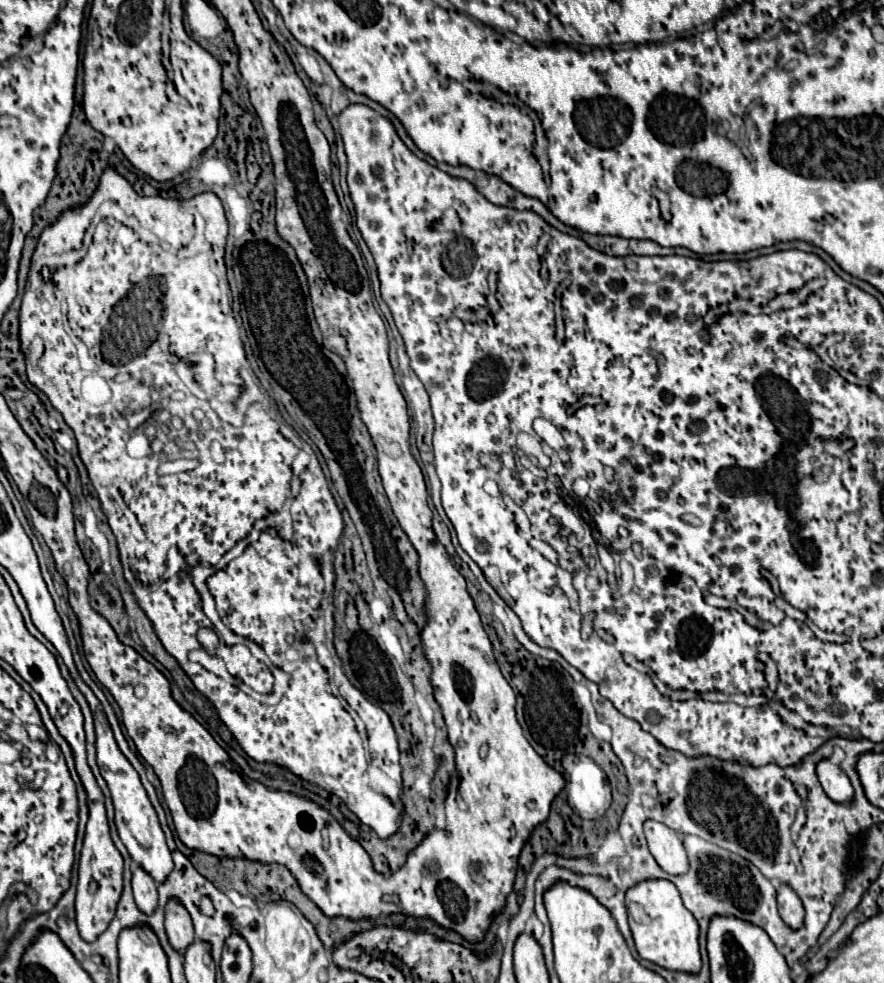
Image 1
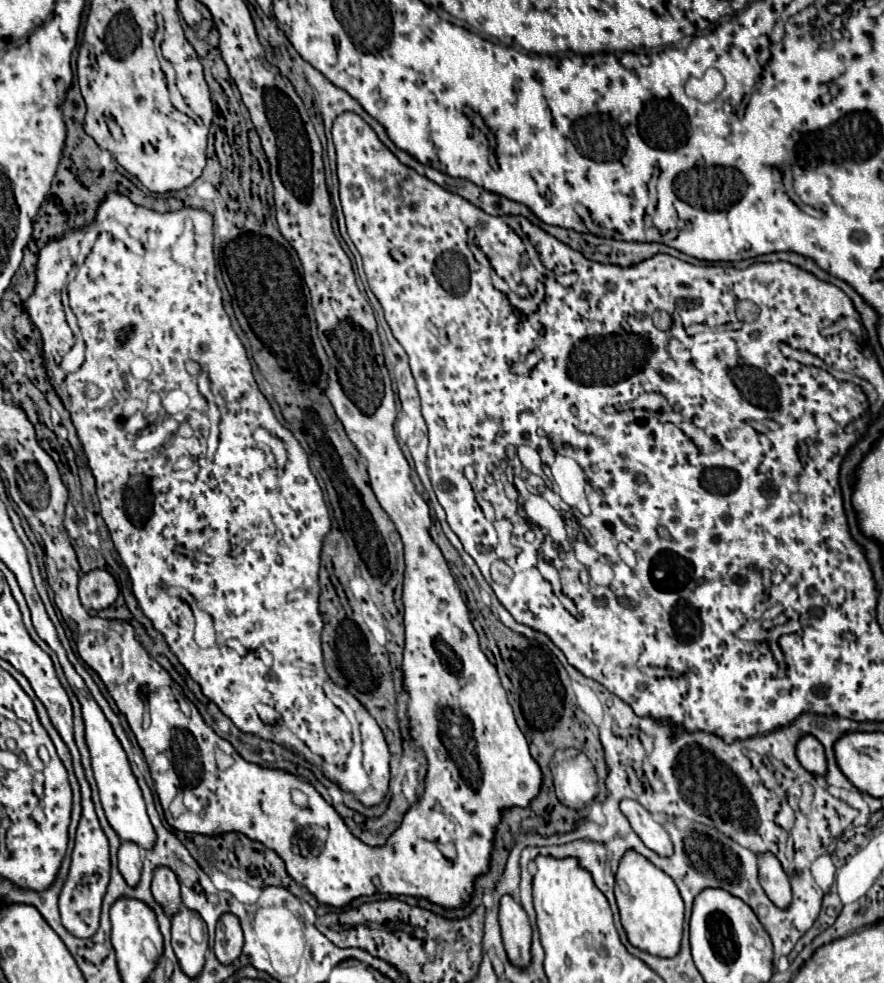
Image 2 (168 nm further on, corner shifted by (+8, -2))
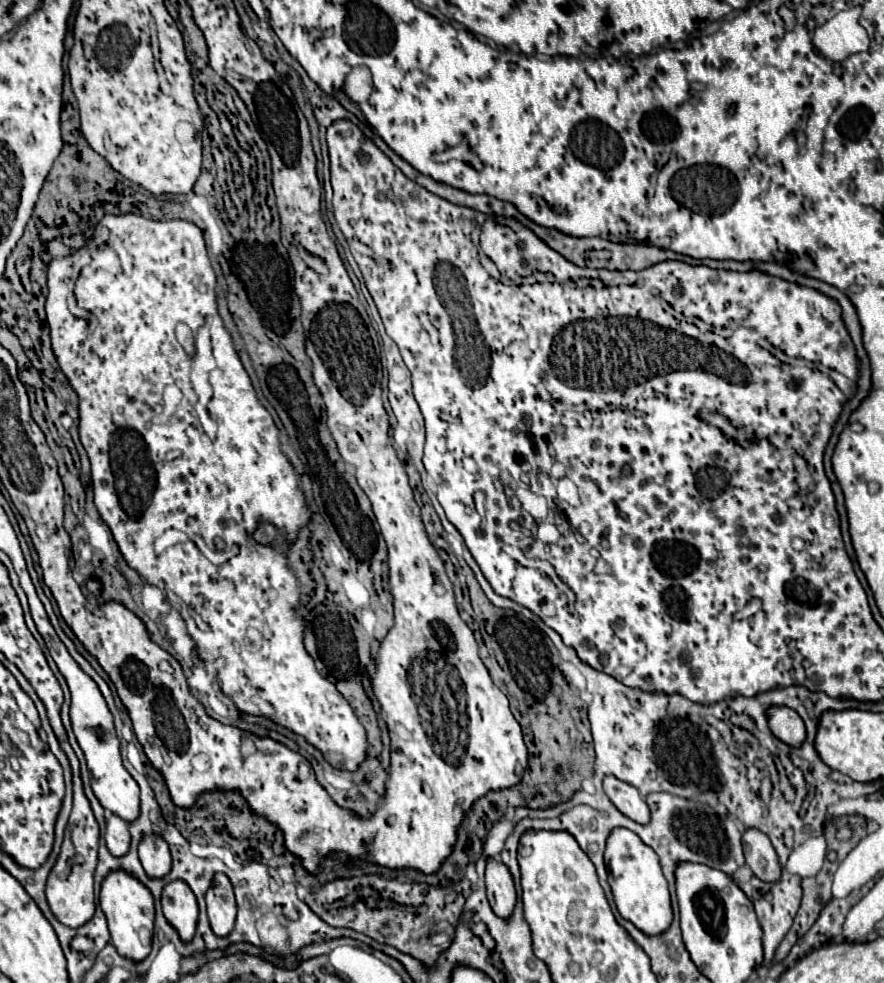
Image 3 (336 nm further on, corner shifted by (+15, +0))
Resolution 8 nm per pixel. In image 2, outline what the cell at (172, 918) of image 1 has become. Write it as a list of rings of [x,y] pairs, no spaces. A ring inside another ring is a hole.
[[[160,867],[154,871],[154,879],[152,879],[152,895],[156,899],[156,903],[160,903],[160,907],[164,909],[164,913],[168,917],[176,915],[176,911],[180,911],[182,907],[182,899],[180,899],[180,885],[176,875],[166,869]]]

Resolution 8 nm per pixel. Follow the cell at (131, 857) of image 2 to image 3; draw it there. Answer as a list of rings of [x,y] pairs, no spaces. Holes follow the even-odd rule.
[[[105,813],[107,829],[105,829],[105,841],[111,851],[111,855],[121,857],[129,849],[129,831],[127,831],[127,821],[117,817],[115,813]]]

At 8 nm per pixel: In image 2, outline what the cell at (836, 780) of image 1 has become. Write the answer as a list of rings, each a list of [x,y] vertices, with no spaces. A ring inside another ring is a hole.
[[[812,735],[804,737],[798,747],[796,747],[796,755],[802,763],[802,767],[812,773],[816,779],[826,777],[826,755],[824,755],[824,747],[820,745],[820,741]]]

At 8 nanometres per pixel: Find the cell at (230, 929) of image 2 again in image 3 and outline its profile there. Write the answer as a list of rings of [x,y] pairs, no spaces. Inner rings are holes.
[[[217,873],[207,889],[207,913],[215,935],[227,937],[235,925],[235,895],[233,885],[225,873]]]

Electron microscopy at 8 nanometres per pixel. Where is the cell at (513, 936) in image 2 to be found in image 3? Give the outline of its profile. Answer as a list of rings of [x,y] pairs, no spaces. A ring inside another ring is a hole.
[[[493,857],[487,859],[485,883],[487,883],[487,897],[493,911],[503,919],[511,917],[517,895],[513,887],[513,877],[501,859],[493,859]]]

